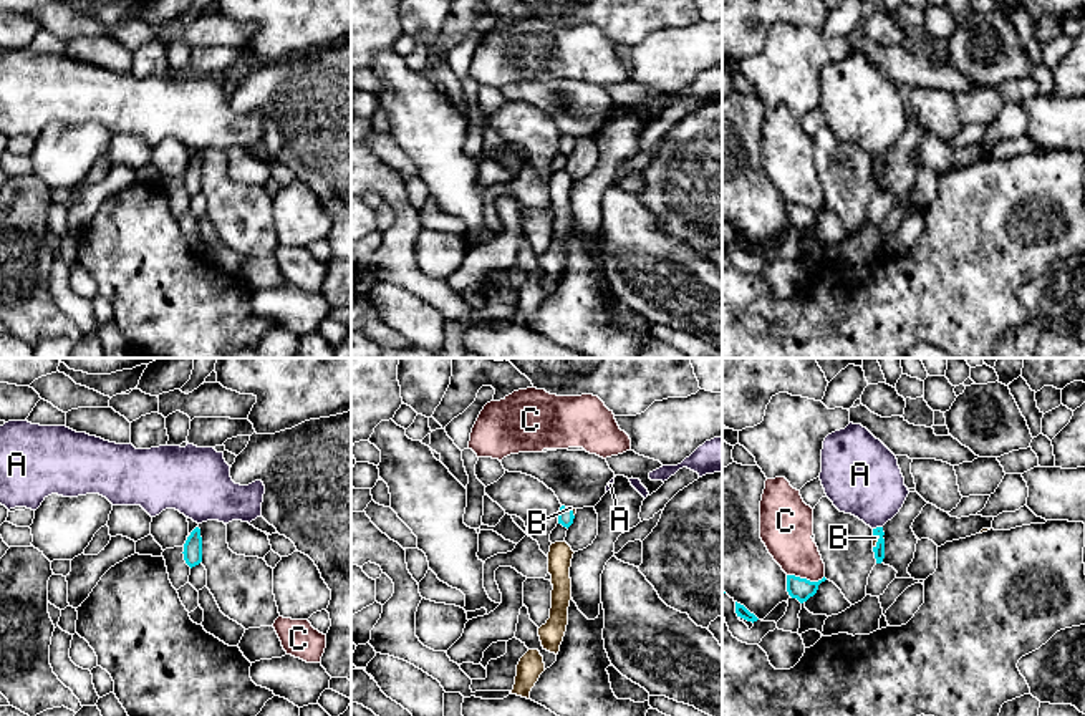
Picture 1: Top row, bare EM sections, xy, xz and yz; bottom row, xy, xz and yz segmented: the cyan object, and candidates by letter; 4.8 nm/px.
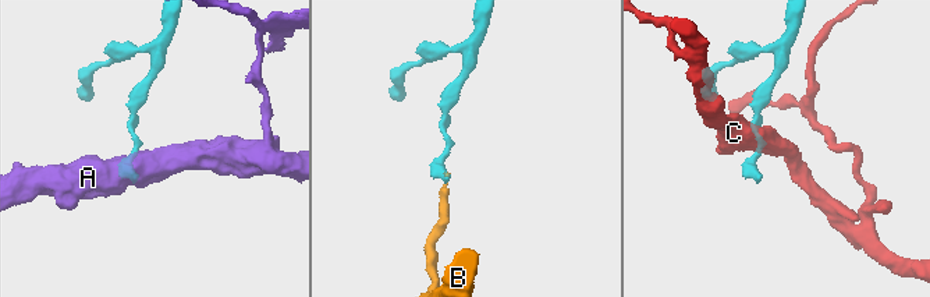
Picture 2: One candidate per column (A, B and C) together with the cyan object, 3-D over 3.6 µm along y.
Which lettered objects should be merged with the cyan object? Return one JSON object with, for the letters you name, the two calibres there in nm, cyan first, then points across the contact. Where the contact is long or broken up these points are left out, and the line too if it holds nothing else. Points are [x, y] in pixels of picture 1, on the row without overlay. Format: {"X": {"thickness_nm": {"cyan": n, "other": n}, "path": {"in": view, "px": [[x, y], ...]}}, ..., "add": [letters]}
{"B": {"thickness_nm": {"cyan": 50, "other": 30}, "path": {"in": "yz", "px": [[878, 179], [878, 169], [875, 166]]}}, "add": ["B"]}

